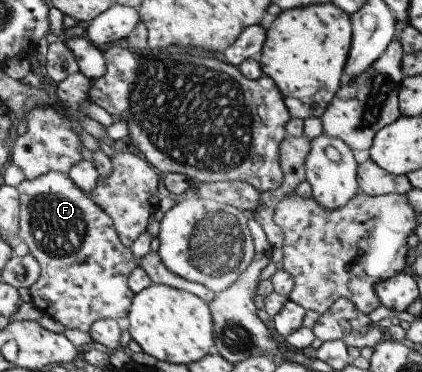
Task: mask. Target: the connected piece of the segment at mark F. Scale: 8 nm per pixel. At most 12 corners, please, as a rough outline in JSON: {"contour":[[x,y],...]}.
{"contour":[[69,174],[26,179],[32,305],[87,333],[124,323],[138,268]]}

